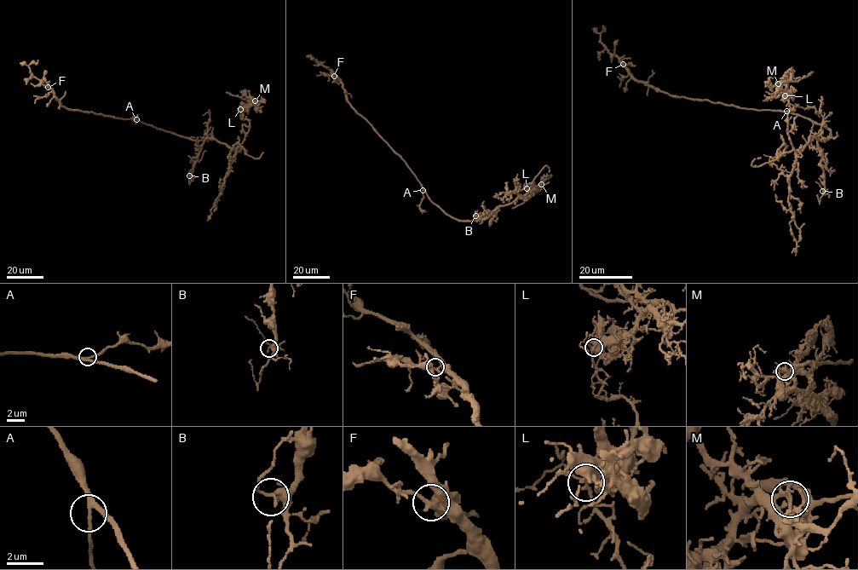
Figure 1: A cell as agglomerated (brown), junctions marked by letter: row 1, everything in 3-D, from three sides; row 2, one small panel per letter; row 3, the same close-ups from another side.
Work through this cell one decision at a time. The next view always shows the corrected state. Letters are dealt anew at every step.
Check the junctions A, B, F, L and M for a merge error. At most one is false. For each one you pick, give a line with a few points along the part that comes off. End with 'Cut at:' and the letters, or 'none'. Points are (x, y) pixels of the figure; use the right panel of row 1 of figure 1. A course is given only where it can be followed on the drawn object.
L: Course of the part to remove: (785, 94), (787, 92), (783, 92), (781, 83), (796, 82), (813, 71)
Cut at: L

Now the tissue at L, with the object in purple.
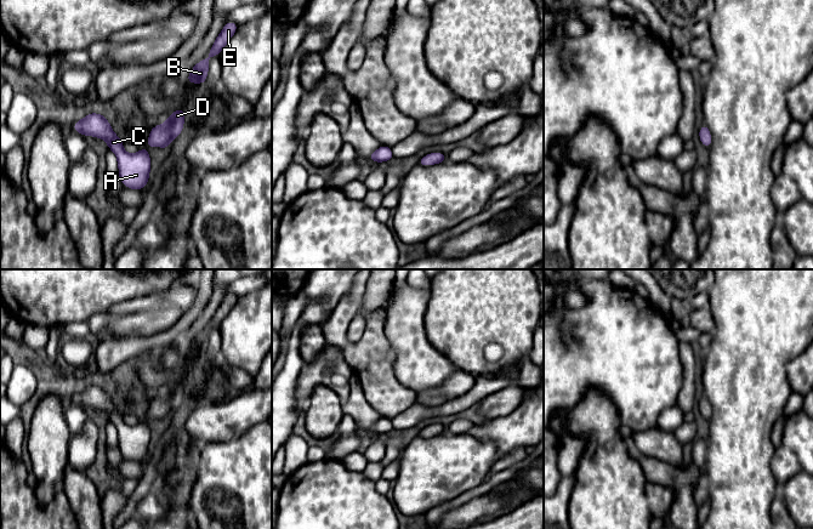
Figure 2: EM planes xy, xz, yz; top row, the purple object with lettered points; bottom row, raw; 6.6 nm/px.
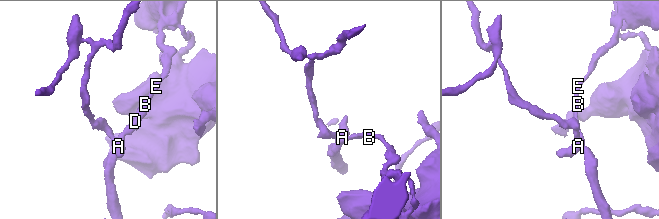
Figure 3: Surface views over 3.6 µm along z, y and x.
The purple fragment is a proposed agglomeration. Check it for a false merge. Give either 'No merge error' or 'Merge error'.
Merge error

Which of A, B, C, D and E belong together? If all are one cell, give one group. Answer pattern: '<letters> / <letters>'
A C / B D E

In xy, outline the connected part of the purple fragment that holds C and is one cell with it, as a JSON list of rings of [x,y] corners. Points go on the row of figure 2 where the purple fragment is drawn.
[[[87,114],[83,120],[78,120],[74,131],[84,136],[95,136],[104,140],[118,159],[119,177],[125,187],[140,190],[149,178],[150,159],[146,148],[135,154],[129,154],[123,148],[123,141],[114,133],[107,118],[101,114]]]

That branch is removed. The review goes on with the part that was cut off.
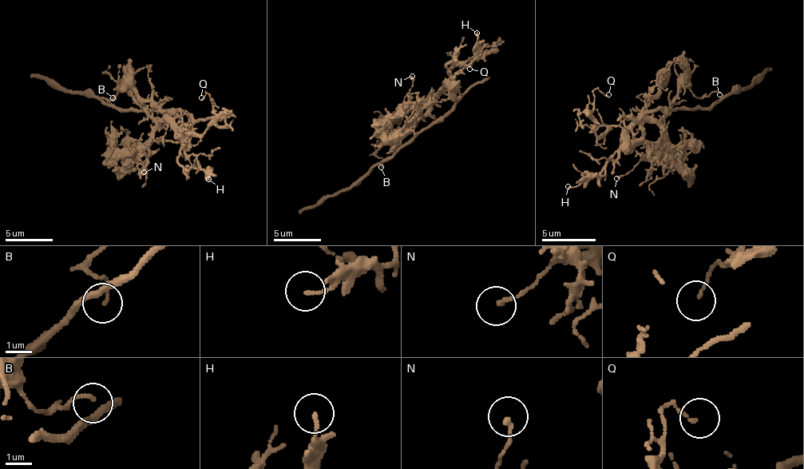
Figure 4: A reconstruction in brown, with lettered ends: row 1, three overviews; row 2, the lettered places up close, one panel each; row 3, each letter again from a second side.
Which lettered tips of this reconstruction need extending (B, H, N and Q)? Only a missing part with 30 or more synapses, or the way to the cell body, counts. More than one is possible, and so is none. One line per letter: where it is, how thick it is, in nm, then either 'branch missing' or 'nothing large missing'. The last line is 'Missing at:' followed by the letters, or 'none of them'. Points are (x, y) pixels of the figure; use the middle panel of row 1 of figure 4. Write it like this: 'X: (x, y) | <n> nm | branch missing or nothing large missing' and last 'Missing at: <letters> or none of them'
B: (381, 167) | 120 nm | nothing large missing
H: (477, 33) | 130 nm | nothing large missing
N: (412, 76) | 140 nm | nothing large missing
Q: (469, 69) | 90 nm | nothing large missing
Missing at: none of them

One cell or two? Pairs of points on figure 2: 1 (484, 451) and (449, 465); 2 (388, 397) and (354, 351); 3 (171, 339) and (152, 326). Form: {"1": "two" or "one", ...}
{"1": "one", "2": "one", "3": "two"}

